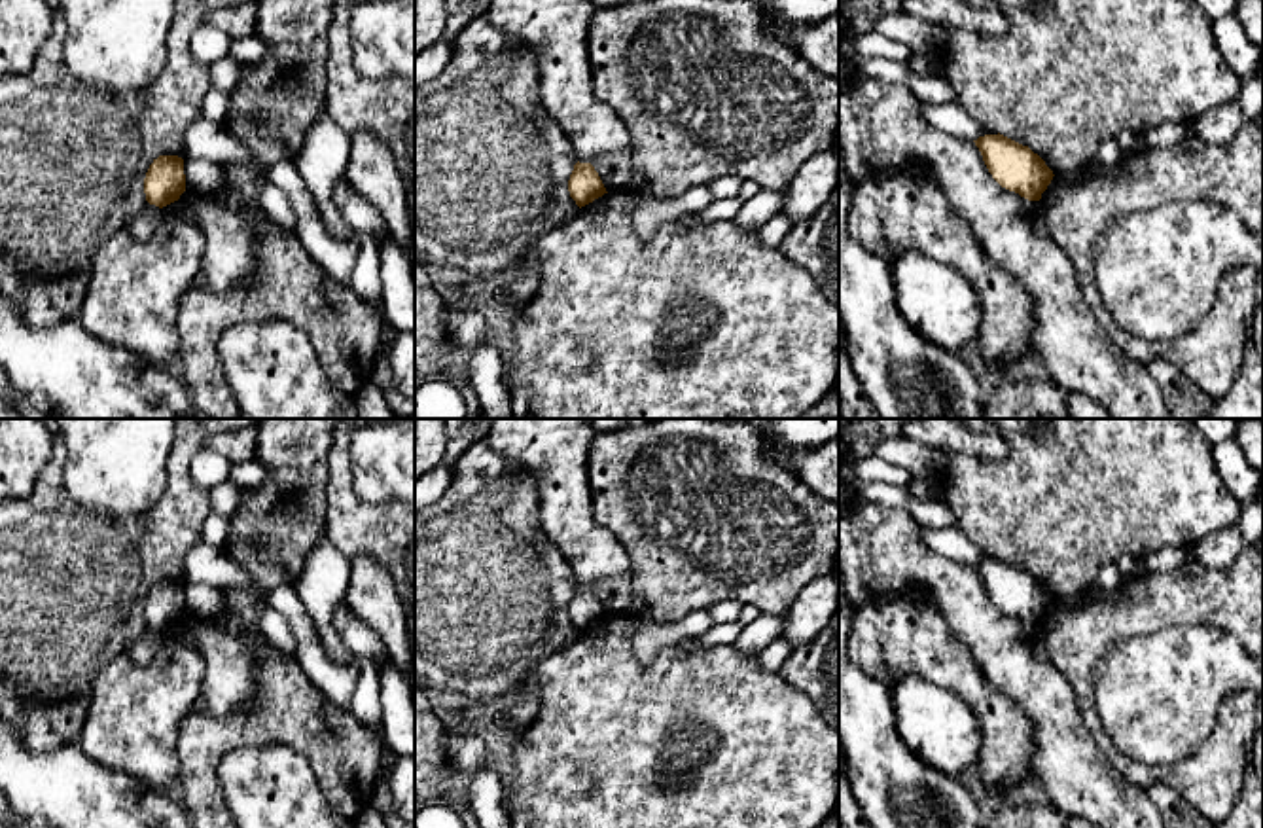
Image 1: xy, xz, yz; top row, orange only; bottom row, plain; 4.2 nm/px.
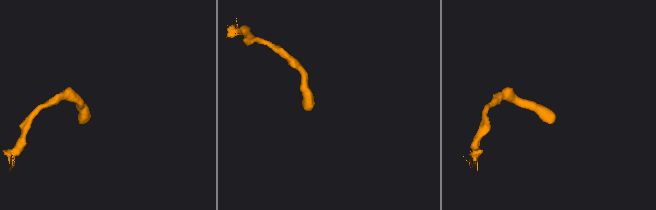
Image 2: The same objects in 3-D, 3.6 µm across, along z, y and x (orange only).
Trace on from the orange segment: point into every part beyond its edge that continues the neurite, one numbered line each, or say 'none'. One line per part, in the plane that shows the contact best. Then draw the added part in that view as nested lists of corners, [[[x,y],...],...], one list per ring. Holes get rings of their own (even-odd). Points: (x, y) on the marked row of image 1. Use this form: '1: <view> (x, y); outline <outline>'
none

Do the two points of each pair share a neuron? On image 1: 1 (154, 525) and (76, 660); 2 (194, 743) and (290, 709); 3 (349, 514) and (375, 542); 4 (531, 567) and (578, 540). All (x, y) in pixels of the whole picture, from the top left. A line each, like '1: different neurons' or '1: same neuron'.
1: same neuron
2: same neuron
3: same neuron
4: different neurons

